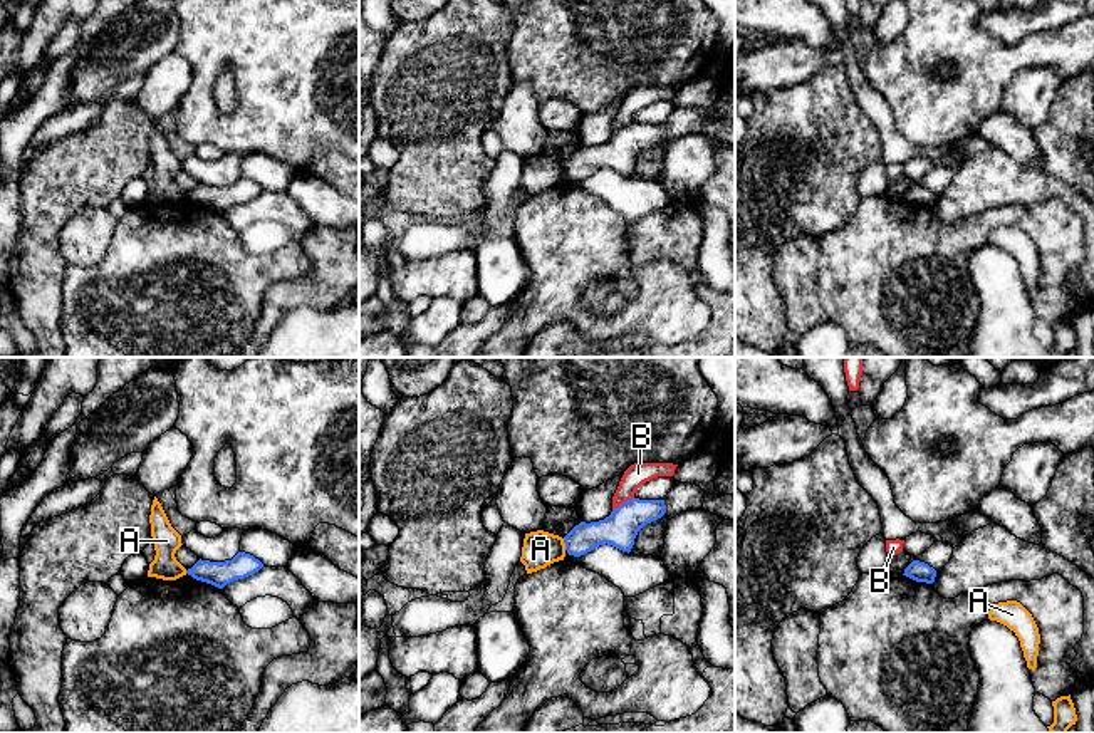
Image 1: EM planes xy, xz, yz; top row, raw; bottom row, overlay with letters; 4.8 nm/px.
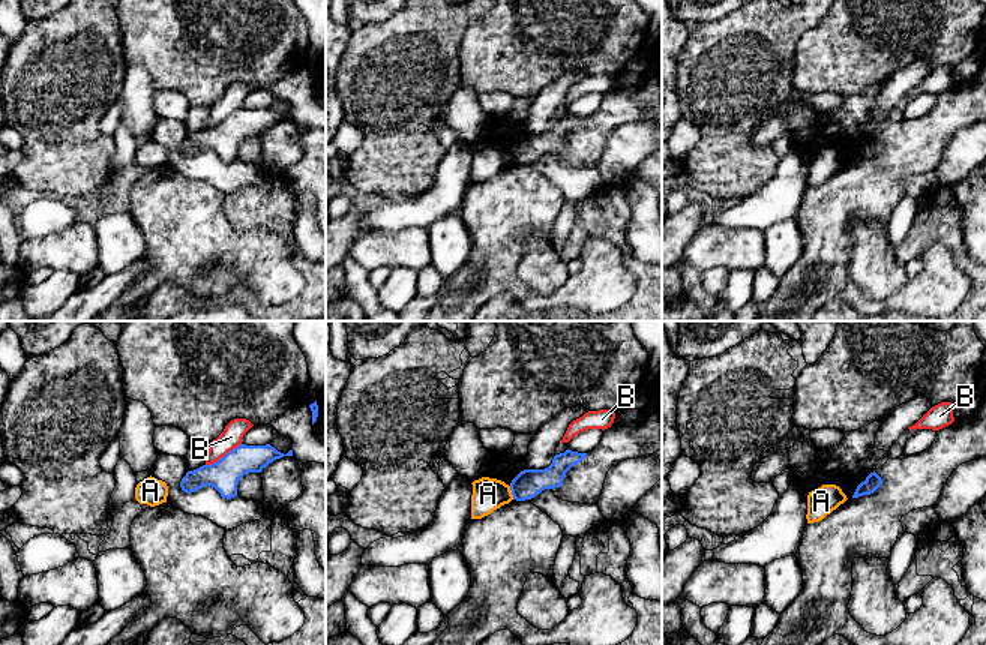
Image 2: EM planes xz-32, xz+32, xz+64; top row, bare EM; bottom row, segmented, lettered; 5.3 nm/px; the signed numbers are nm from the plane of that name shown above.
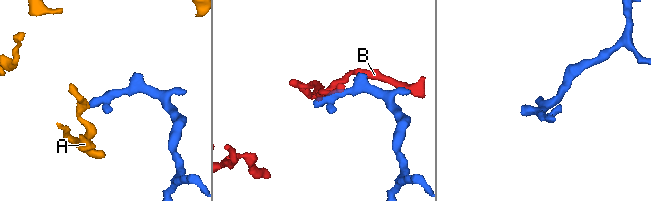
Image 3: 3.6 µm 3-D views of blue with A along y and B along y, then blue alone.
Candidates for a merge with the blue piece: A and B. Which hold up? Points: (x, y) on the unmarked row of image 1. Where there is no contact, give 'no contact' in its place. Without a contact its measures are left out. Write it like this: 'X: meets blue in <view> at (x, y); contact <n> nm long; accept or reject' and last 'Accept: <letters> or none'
A: meets blue in xz at (564, 166); contact 60 nm long; reject
B: meets blue in xz at (625, 126); contact 120 nm long; reject
Accept: none

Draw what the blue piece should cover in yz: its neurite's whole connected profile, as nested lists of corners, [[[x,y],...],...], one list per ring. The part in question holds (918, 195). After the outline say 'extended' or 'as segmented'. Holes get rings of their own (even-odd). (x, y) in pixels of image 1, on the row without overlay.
[[[913,185],[906,193],[904,198],[906,201],[916,205],[916,206],[926,206],[926,208],[933,208],[935,201],[936,201],[936,195],[933,191],[930,191],[925,186],[919,185]]] | as segmented

